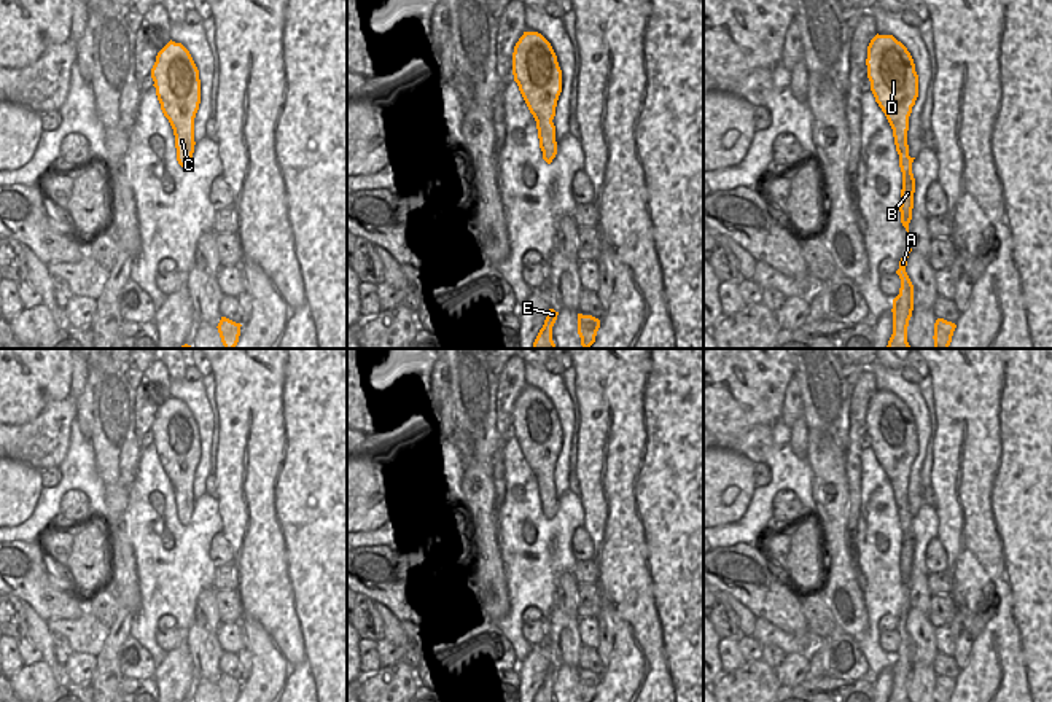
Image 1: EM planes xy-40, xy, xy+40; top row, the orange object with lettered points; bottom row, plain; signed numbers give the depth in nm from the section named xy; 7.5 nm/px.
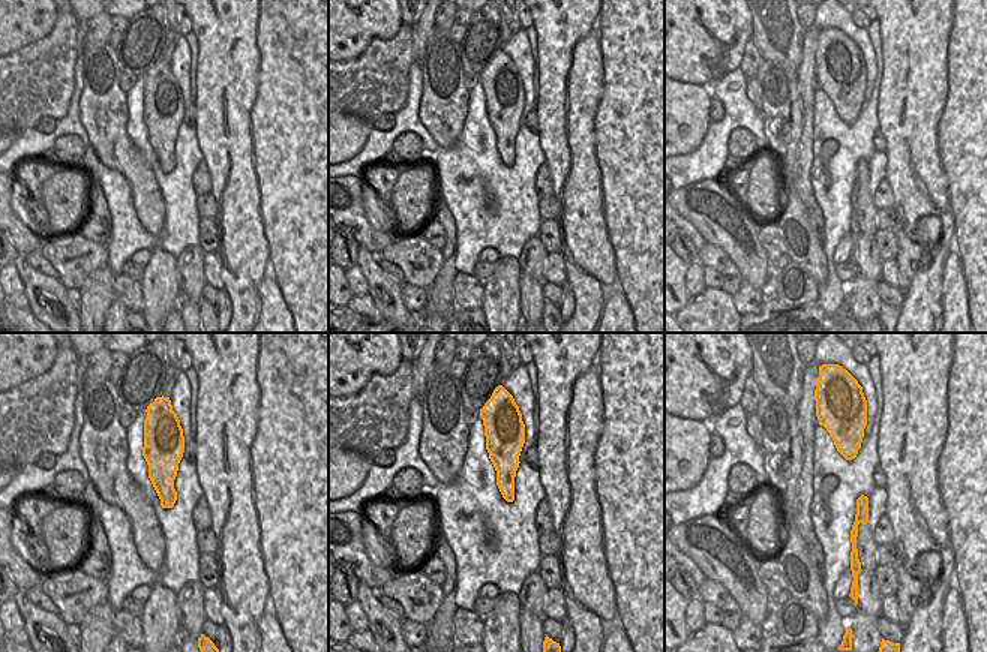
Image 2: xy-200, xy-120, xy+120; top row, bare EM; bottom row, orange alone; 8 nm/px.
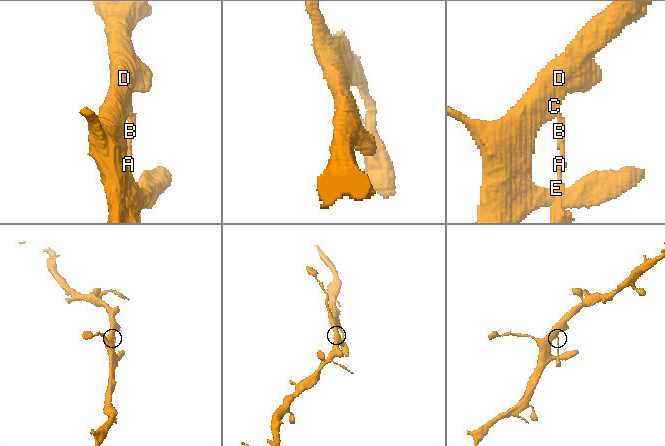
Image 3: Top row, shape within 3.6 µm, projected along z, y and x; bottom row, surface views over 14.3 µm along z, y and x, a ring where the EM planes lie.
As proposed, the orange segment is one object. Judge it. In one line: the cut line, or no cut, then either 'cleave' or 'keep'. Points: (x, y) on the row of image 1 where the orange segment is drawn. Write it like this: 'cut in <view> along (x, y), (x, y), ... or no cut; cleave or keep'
cut in xy+40 along (907, 152), (898, 153); cleave

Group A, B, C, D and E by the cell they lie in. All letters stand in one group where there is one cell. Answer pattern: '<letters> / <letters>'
A B E / C D

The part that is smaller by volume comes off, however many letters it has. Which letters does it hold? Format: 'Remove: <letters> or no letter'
Remove: A, B, E

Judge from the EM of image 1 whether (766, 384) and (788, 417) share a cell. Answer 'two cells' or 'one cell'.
two cells

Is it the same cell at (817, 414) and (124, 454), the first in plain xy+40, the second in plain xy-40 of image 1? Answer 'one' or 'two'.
one

